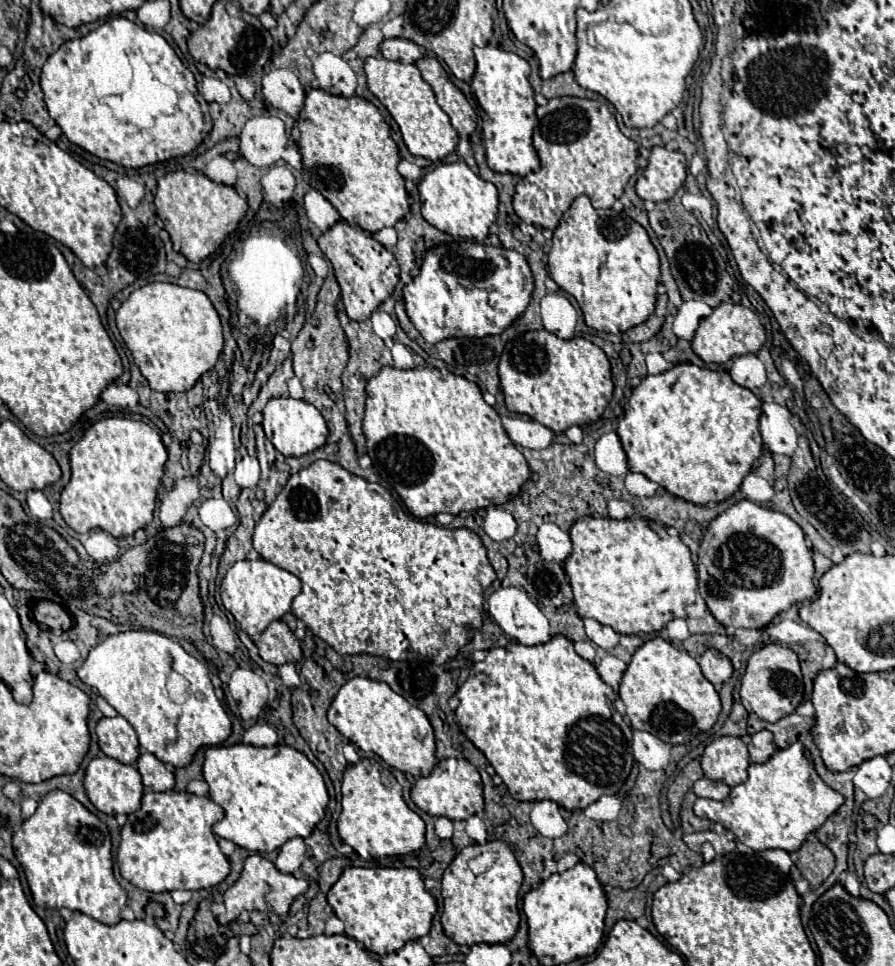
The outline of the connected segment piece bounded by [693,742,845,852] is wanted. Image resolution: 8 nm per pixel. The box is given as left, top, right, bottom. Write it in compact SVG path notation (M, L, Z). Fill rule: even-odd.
M795 742L785 750L777 750L765 764L751 764L747 782L735 786L729 798L721 802L697 798L693 808L697 816L723 824L755 852L771 848L795 852L843 802L845 798L819 778L803 744Z

